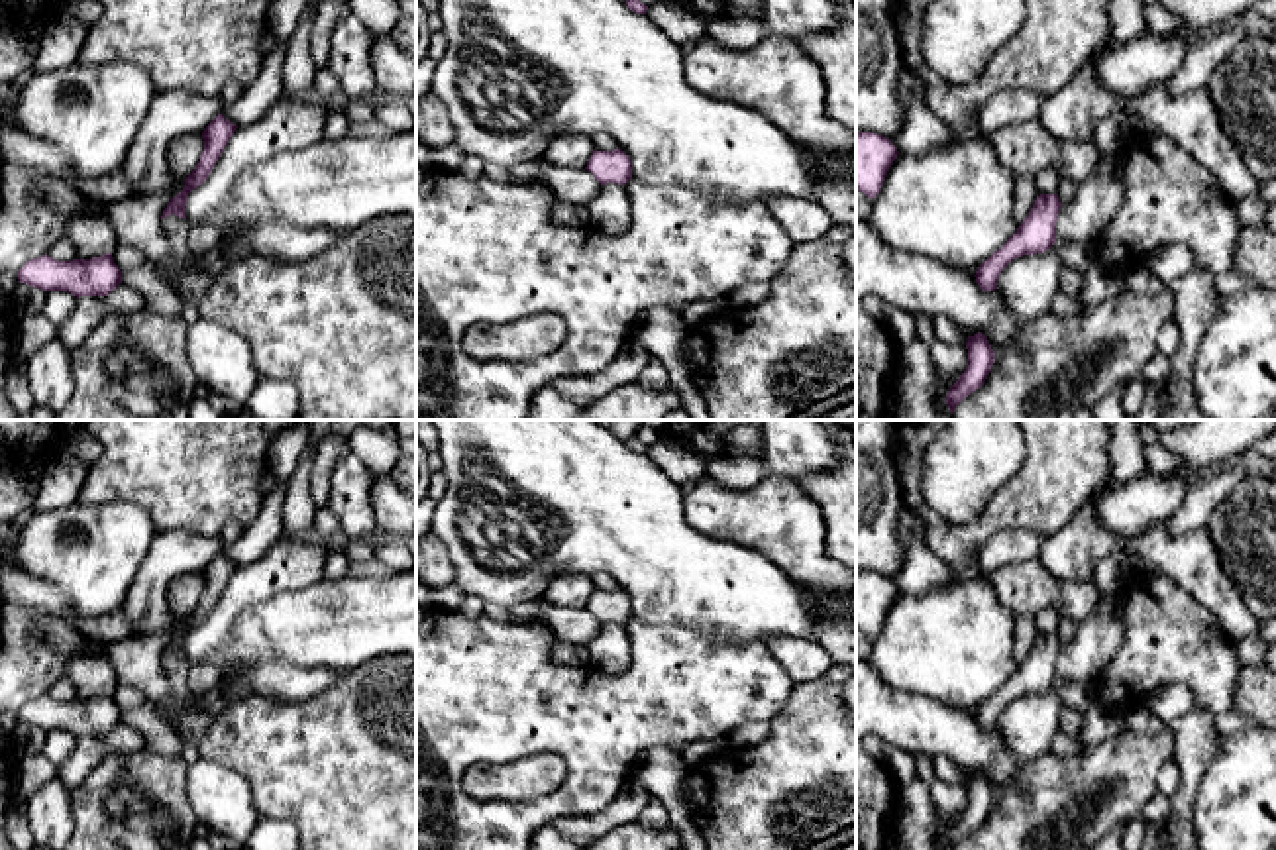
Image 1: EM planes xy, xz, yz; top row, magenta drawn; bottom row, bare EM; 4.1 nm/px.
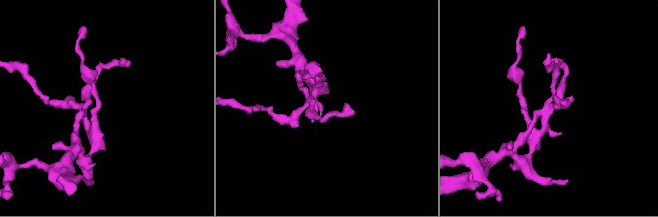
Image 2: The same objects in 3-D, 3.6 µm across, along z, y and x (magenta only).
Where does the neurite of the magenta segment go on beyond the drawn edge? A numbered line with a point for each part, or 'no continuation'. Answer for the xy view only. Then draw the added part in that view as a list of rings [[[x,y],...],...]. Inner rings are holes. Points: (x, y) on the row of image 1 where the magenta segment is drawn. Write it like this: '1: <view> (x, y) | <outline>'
no continuation

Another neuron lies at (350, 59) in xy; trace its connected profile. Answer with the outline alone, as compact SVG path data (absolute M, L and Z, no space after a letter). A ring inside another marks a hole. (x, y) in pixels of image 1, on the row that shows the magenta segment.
M346 14L334 26L330 33L328 69L351 102L375 102L379 98L373 73L373 35L357 16Z

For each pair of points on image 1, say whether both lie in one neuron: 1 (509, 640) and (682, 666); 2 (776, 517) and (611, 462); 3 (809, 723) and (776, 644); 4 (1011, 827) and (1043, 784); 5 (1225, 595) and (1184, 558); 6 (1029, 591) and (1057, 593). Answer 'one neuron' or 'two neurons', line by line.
1: one neuron
2: two neurons
3: two neurons
4: one neuron
5: one neuron
6: one neuron

